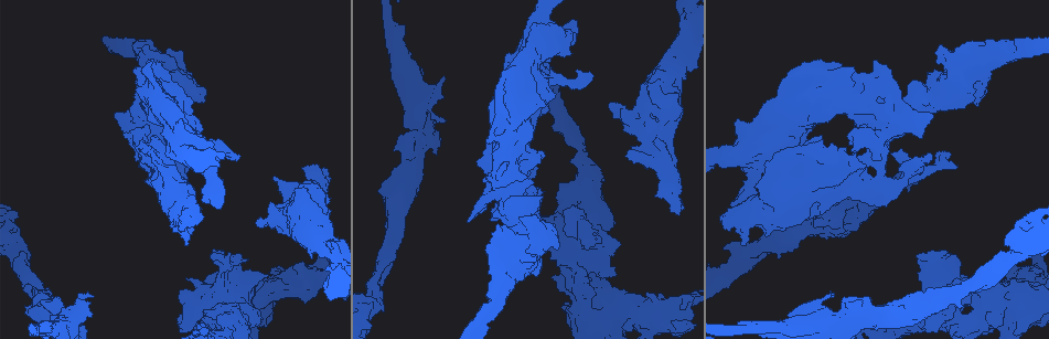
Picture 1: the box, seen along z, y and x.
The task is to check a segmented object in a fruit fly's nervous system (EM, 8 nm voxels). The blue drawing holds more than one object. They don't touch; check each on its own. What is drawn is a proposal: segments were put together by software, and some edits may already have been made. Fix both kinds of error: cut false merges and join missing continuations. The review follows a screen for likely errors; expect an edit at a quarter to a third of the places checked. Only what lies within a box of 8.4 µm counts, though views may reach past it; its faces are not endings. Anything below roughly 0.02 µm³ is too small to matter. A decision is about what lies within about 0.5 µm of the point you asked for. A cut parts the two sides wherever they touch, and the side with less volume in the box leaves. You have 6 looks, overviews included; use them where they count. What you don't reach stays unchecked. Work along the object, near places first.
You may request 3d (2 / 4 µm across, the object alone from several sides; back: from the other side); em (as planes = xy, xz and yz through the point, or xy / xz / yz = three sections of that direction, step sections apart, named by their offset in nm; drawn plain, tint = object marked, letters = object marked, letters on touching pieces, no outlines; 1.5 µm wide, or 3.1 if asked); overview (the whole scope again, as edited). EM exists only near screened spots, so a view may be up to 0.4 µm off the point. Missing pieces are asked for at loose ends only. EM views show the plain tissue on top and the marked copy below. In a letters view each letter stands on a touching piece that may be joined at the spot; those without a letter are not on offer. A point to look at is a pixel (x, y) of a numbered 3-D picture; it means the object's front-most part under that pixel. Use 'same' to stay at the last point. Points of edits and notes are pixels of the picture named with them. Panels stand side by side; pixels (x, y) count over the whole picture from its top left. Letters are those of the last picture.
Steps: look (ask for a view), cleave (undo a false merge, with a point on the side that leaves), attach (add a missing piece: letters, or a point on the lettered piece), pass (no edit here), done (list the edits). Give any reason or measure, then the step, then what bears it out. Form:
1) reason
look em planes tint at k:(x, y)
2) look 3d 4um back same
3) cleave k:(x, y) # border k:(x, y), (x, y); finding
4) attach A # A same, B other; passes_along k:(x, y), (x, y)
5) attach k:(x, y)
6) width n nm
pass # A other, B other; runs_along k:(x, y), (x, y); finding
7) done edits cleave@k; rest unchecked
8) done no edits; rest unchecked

thick end
look 3d 2um at 1:(813, 223)

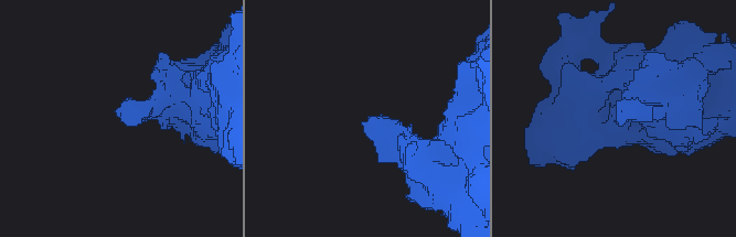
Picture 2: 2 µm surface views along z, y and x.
look em planes letters at 2:(122, 116)

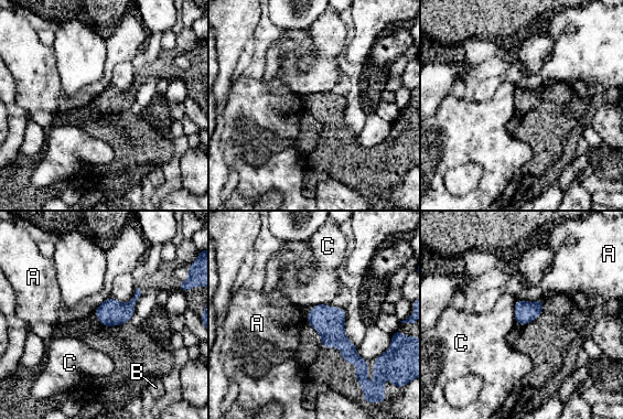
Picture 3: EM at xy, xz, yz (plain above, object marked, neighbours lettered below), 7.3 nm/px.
pass # A other, B other, C other; border 3:(541, 298), (536, 301), (516, 300); none of them fits

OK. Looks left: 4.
tapers out
look em planes letters at 1:(490, 220)

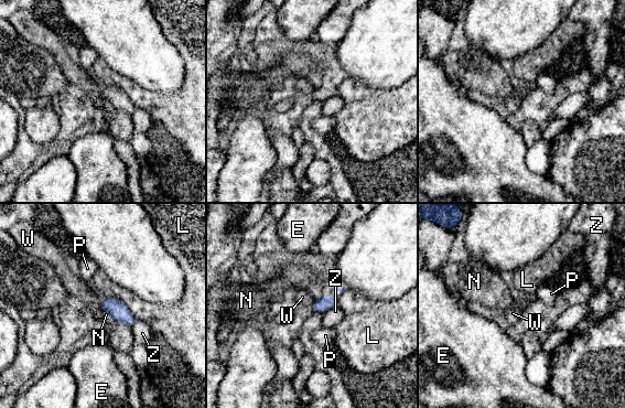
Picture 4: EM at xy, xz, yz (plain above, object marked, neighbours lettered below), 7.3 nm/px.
longest_contact L 280 nm
pass # E other, L other, N other, P other, W other, Z other; border 4:(105, 297), (116, 297), (136, 318); no lettered piece goes on from it

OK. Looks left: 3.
an open end
look em planes letters at 1:(673, 322)

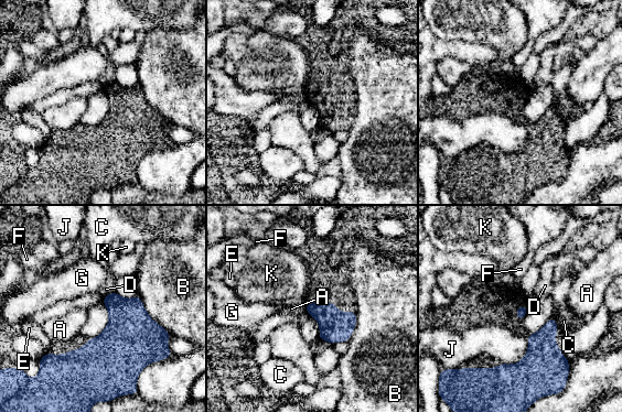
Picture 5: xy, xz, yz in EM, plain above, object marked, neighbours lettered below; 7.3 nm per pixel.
longest_contact B 380 nm
pass # A other, B other, C other, D other, E other, F other, G other, J other, K other; border 5:(303, 305), (307, 311); none of them fits

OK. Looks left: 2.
done no edits; rest unchecked

